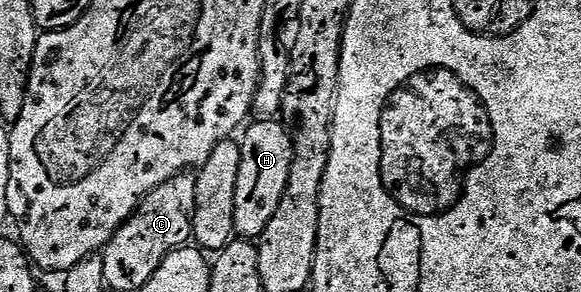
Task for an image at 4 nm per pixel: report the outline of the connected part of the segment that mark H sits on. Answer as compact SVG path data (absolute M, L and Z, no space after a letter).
M260 119L255 122L257 125L249 124L242 133L244 141L239 142L242 167L238 175L234 221L236 223L236 233L244 239L258 239L262 236L270 223L270 219L274 219L290 183L292 164L296 161L296 146L293 134L291 132L287 133L278 122L279 120L276 119Z

